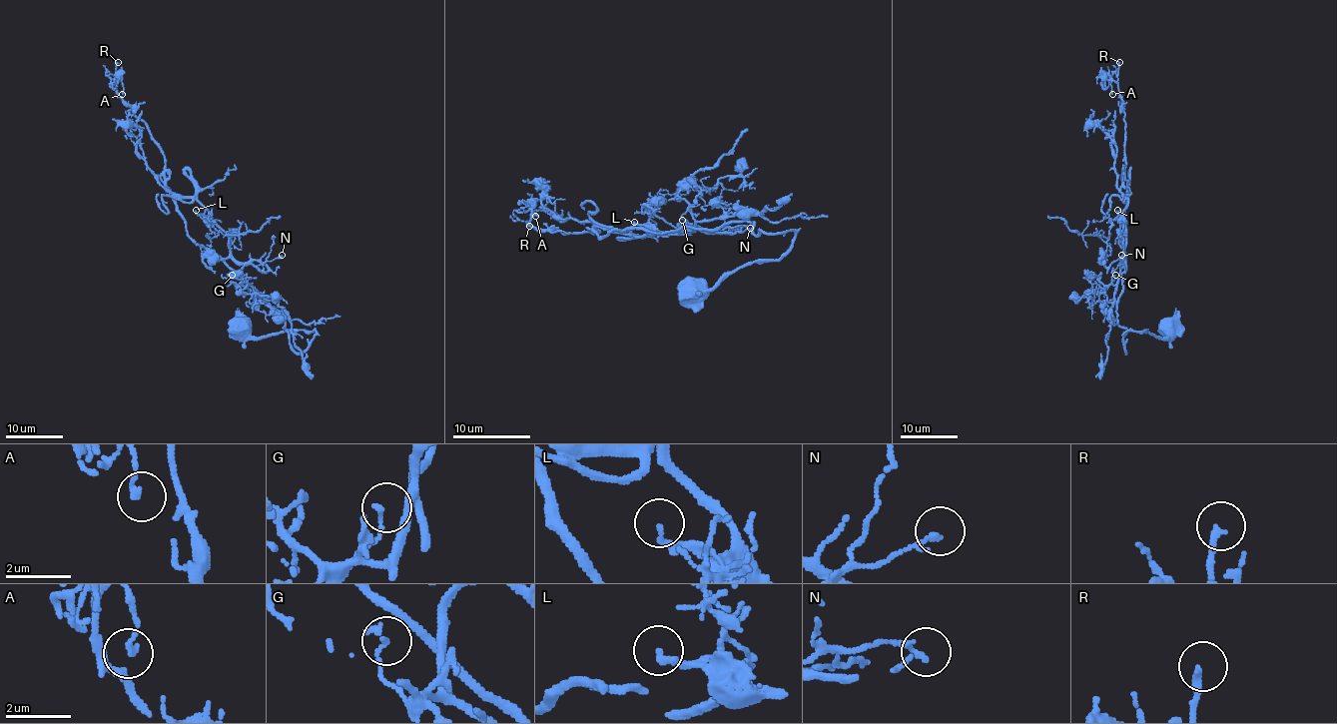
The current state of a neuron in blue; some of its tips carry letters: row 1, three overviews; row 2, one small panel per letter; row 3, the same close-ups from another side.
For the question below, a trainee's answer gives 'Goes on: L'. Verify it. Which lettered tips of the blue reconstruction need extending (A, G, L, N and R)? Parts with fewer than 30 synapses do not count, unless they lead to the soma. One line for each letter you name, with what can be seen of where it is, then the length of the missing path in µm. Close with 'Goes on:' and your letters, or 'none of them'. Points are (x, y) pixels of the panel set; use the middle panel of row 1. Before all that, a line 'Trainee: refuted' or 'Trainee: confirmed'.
Trainee: confirmed
L: place (634, 222); missing 10 µm
Goes on: L

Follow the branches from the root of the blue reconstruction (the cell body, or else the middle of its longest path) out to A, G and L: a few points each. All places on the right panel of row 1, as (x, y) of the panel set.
A: (1169, 326), (1166, 337), (1127, 332), (1125, 353), (1127, 330), (1117, 323), (1125, 122), (1112, 81), (1112, 94)
G: (1169, 326), (1166, 337), (1127, 332), (1125, 353), (1127, 330), (1117, 323), (1117, 287), (1108, 285), (1115, 275)
L: (1169, 326), (1166, 337), (1127, 332), (1125, 353), (1127, 330), (1117, 323), (1125, 226), (1117, 210)

